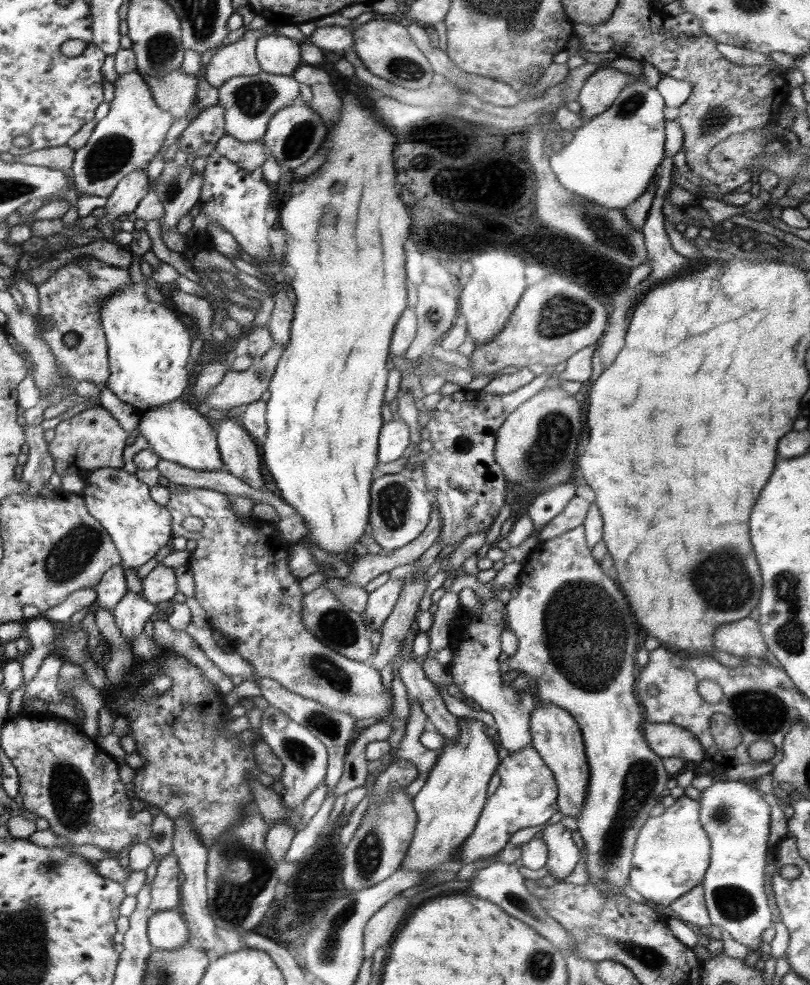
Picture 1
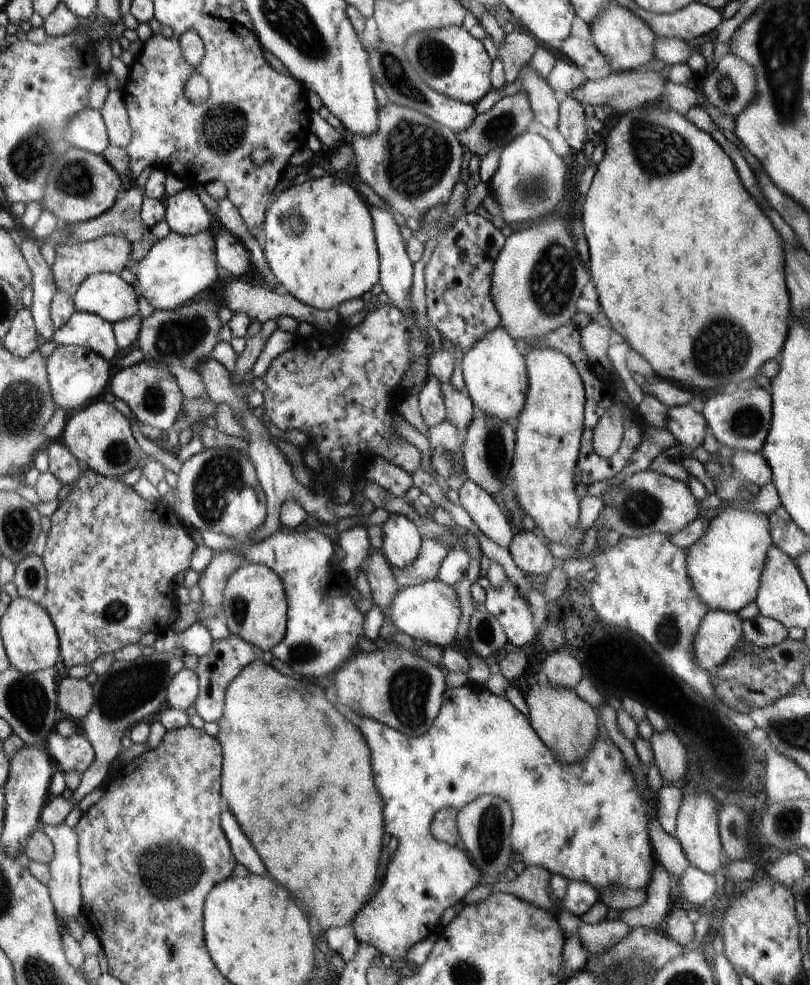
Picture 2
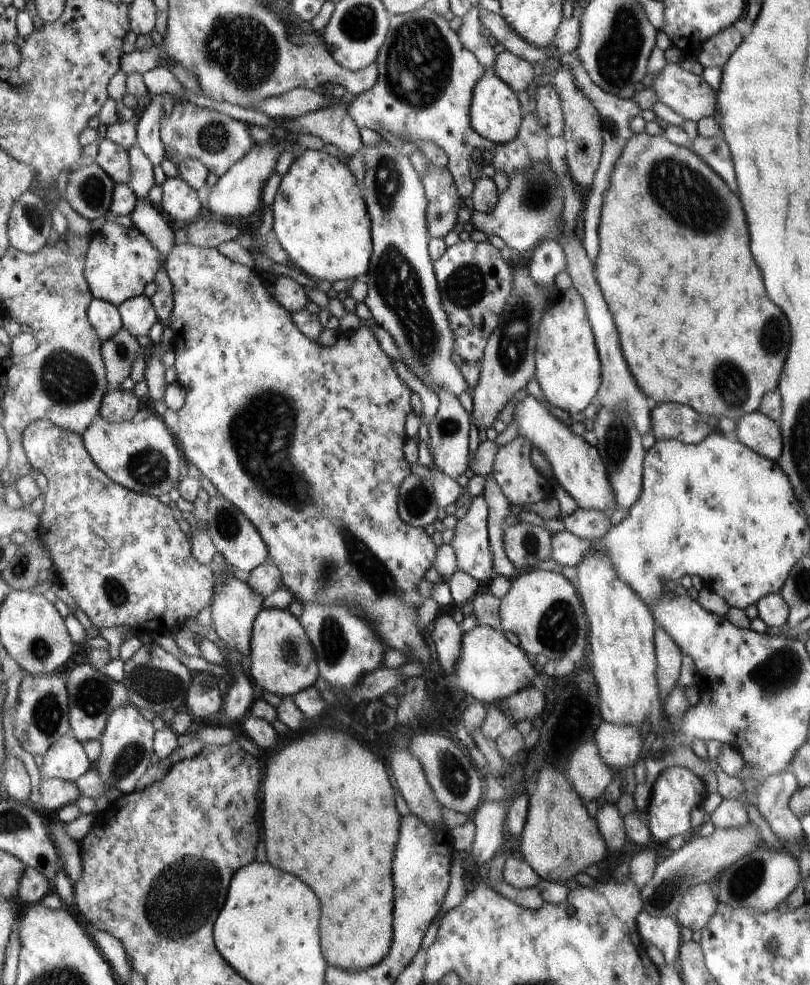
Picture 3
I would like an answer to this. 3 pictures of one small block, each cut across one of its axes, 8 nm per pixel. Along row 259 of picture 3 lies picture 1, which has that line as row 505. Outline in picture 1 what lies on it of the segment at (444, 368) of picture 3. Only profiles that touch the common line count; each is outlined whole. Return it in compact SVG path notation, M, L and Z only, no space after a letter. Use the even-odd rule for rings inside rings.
M386 474L376 478L370 486L370 516L375 543L385 551L392 551L416 540L424 531L432 513L432 504L424 491L406 474Z

